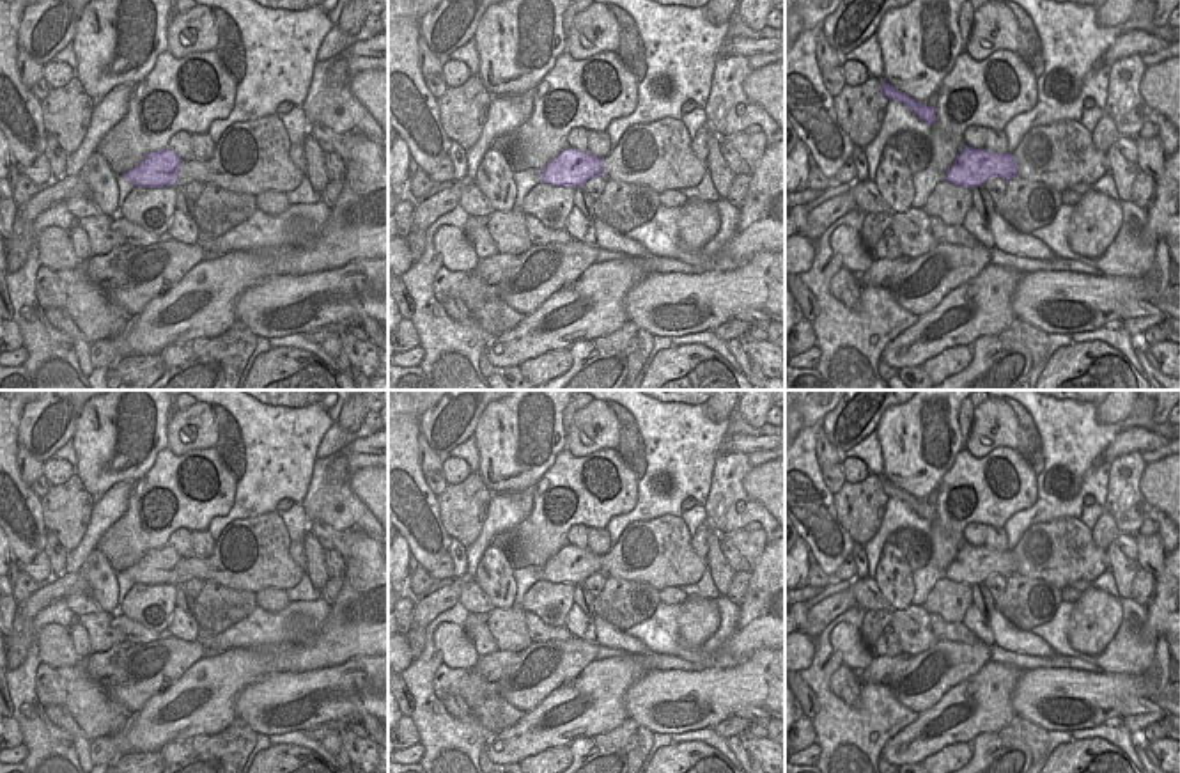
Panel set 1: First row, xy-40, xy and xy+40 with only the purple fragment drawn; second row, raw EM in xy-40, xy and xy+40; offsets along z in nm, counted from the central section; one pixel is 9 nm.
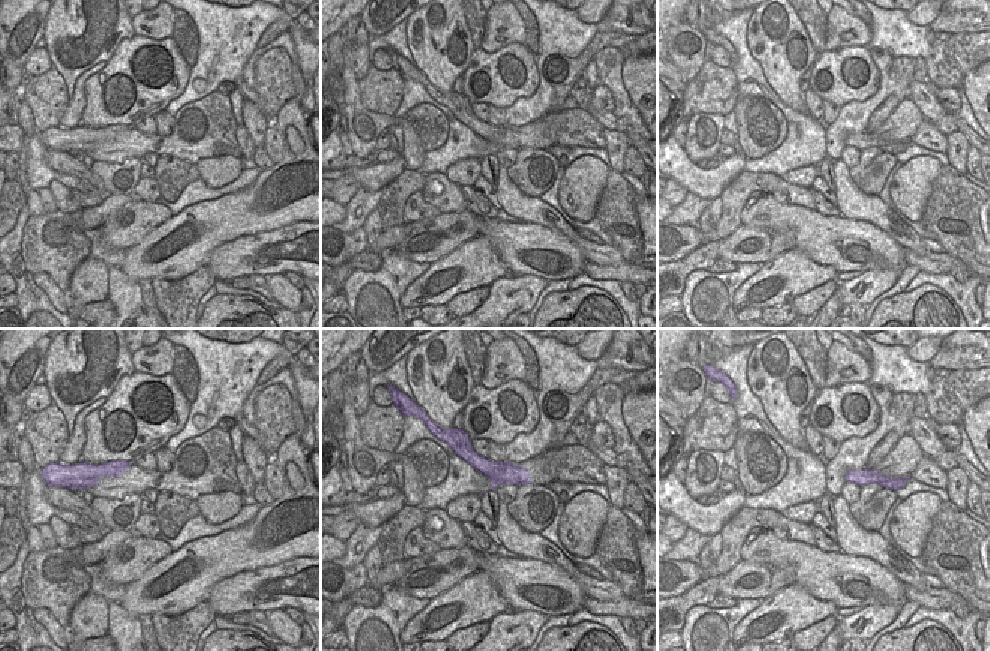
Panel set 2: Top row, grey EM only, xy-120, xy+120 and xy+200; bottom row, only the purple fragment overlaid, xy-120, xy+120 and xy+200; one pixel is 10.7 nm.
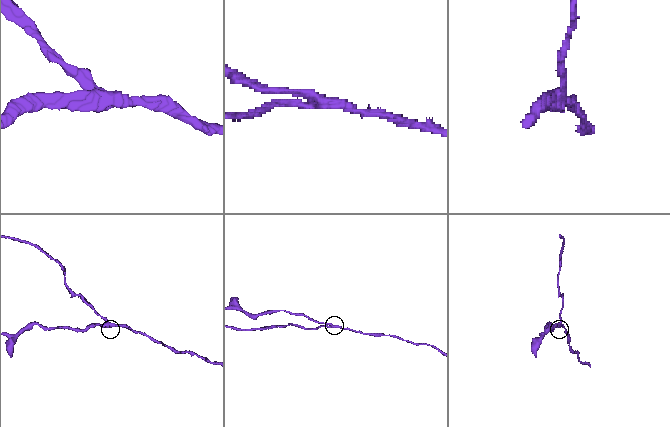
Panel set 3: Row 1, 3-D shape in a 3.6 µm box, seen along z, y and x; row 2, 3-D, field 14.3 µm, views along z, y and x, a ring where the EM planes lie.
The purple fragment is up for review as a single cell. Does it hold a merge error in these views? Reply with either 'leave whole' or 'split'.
split

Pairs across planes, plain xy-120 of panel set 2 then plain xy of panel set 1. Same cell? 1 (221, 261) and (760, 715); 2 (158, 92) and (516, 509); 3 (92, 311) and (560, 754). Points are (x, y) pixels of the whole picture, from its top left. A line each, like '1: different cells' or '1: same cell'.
1: different cells
2: different cells
3: same cell

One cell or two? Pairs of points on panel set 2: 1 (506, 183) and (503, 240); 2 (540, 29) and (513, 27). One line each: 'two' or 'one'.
1: two
2: two

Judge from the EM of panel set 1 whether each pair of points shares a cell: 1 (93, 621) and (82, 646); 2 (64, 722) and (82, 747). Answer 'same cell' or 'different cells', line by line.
1: different cells
2: same cell

